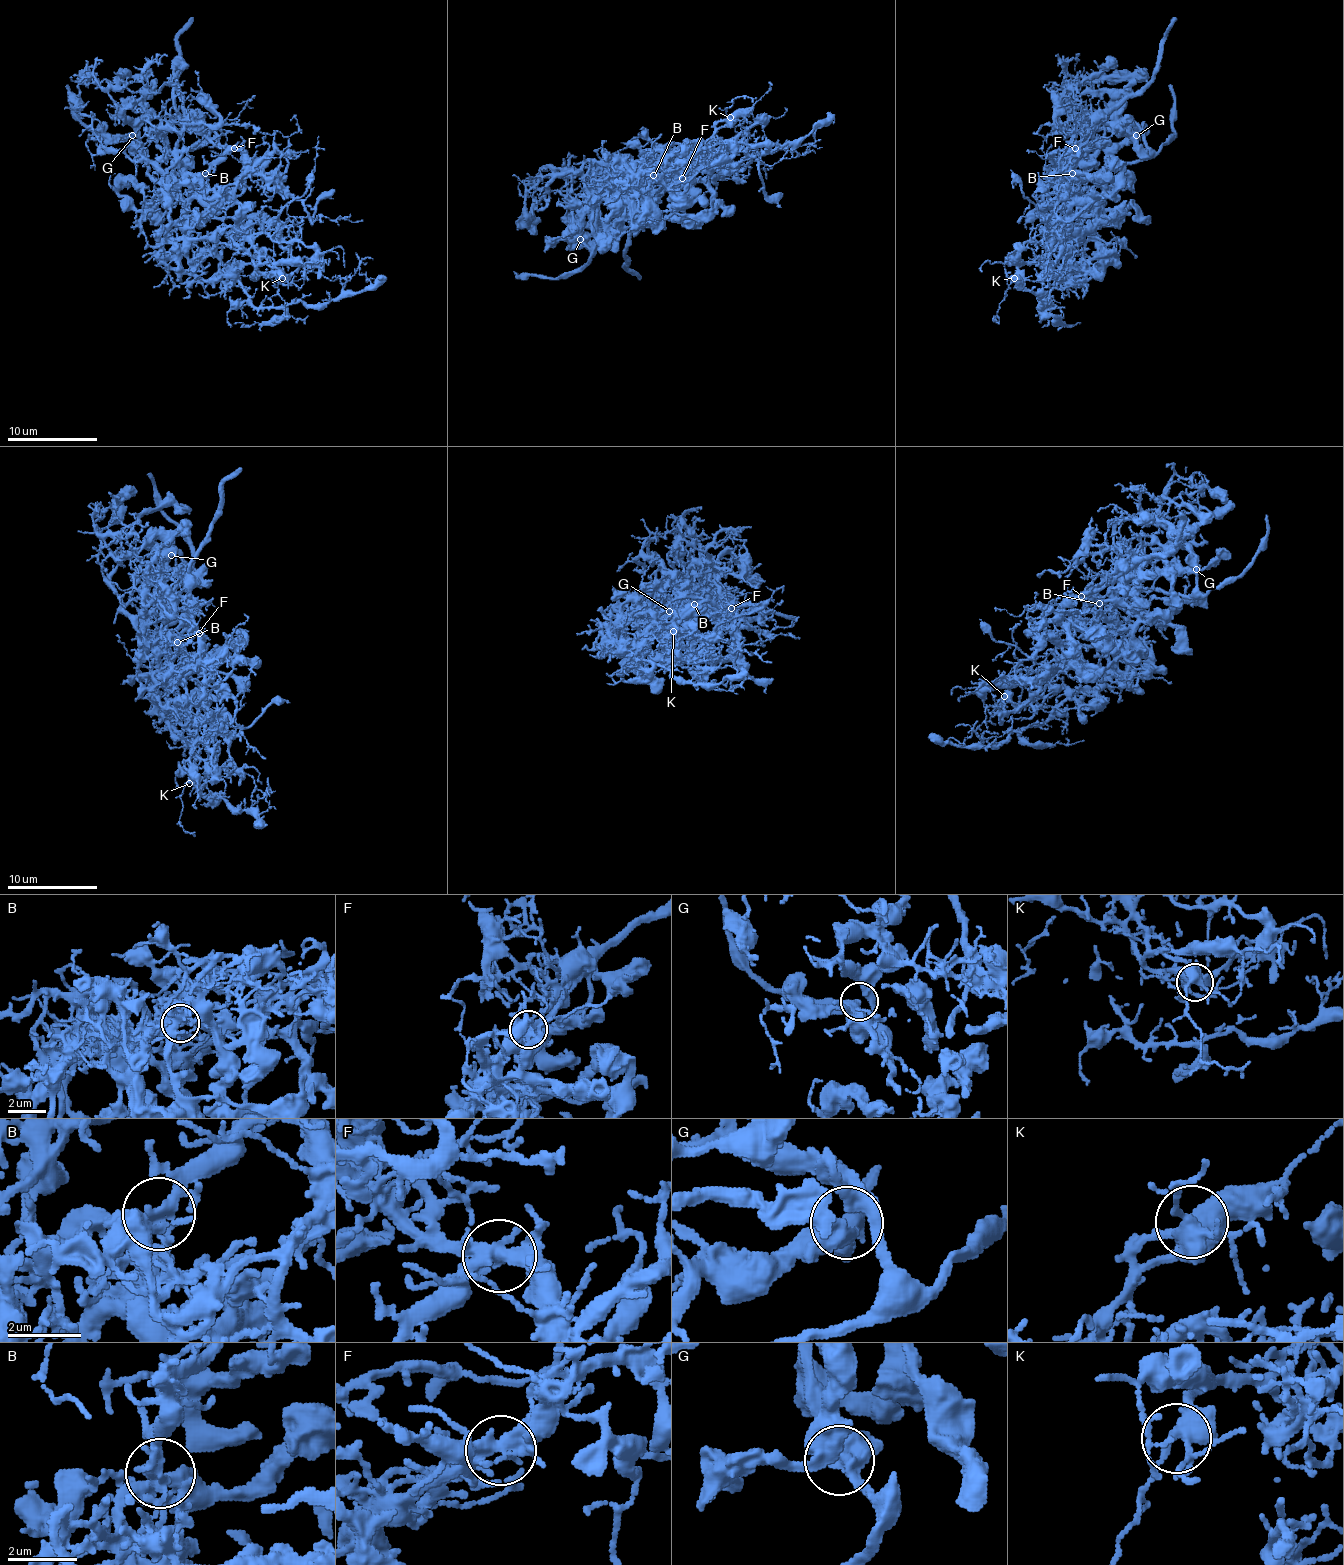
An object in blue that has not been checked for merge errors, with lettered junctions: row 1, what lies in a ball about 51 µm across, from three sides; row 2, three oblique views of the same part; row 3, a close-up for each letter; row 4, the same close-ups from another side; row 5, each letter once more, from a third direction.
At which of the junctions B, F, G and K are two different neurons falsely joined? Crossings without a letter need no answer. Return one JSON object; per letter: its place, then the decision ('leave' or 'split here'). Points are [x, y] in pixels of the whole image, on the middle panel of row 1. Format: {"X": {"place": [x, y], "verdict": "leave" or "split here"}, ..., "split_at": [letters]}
{"B": {"place": [653, 175], "verdict": "split here"}, "F": {"place": [682, 178], "verdict": "split here"}, "G": {"place": [580, 239], "verdict": "leave"}, "K": {"place": [730, 117], "verdict": "leave"}, "split_at": ["B", "F"]}

